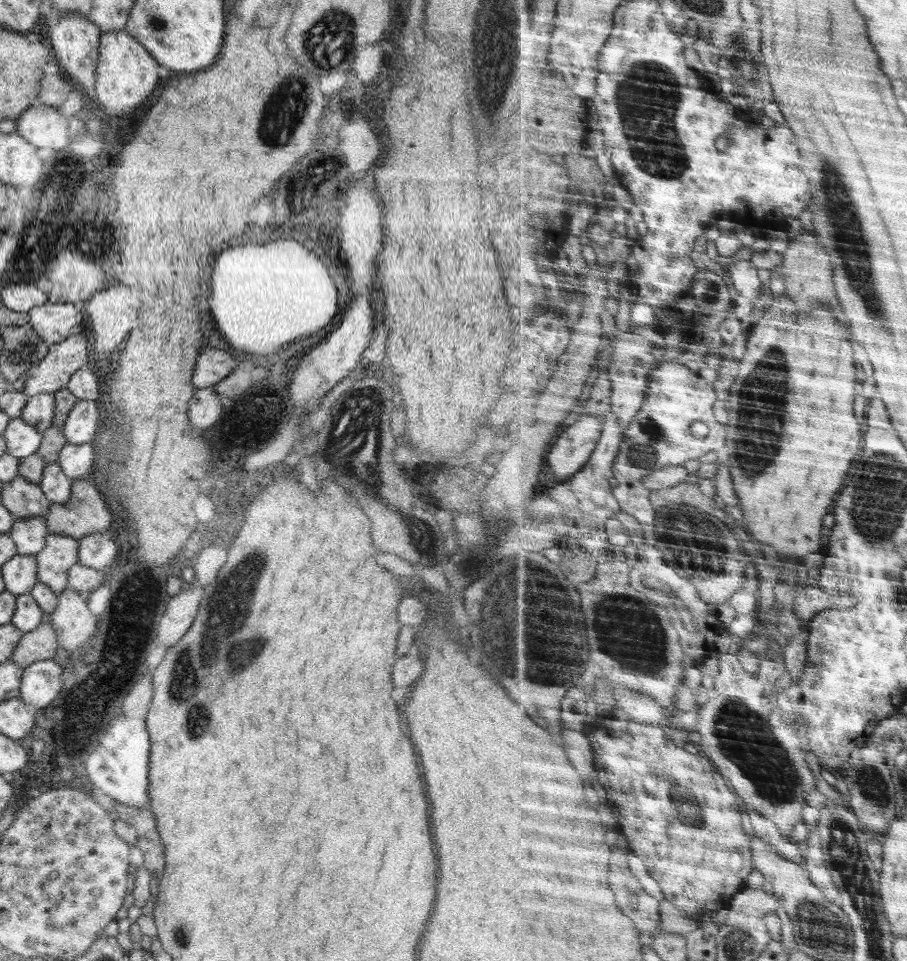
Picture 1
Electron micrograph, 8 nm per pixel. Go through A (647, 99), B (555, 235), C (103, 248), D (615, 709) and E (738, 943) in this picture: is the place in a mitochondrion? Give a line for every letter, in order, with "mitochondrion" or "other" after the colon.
A: mitochondrion
B: other
C: other
D: other
E: mitochondrion

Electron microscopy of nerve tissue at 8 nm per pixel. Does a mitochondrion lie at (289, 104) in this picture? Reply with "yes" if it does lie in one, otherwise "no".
yes

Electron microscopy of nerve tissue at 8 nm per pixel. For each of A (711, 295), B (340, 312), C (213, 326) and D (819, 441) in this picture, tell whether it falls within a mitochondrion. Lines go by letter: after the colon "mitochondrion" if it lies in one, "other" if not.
A: mitochondrion
B: other
C: other
D: other

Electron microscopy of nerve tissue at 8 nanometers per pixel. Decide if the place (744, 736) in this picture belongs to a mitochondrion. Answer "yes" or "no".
yes

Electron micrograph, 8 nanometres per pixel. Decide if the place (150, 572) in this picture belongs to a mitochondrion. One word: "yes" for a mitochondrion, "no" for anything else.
no

